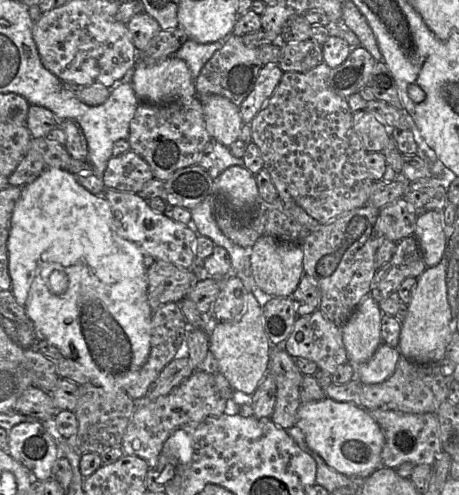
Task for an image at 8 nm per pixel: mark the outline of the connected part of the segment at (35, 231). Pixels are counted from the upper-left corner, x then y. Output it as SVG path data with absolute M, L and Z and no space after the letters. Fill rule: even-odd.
M46 167L45 170L33 181L22 187L21 196L16 202L12 217L9 237L7 240L8 271L11 279L11 291L17 303L24 309L38 335L49 344L56 347L62 356L75 362L81 371L89 378L90 383L108 392L125 392L137 378L141 367L149 357L151 348L151 319L153 311L147 297L147 267L145 255L141 249L131 241L121 237L113 222L109 202L103 195L94 195L77 182L77 177L67 170ZM59 270L67 274L69 287L64 294L55 295L50 290L49 275Z

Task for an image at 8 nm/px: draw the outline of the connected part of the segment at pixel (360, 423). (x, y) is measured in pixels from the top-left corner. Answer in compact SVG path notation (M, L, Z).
M329 397L301 403L297 412L298 426L313 451L318 453L328 466L346 476L369 477L381 465L384 435L368 411L351 402L339 402Z

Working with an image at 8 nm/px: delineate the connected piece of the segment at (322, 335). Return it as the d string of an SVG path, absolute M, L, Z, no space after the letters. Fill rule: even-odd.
M319 309L297 318L289 337L282 344L282 347L290 356L311 360L317 364L319 369L331 374L335 372L338 366L348 363L343 343L342 327L328 320Z

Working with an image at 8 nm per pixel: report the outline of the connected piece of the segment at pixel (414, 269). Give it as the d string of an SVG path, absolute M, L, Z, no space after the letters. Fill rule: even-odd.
M412 235L400 240L389 262L377 269L370 286L370 295L377 303L397 292L407 277L418 278L426 269L417 238Z

